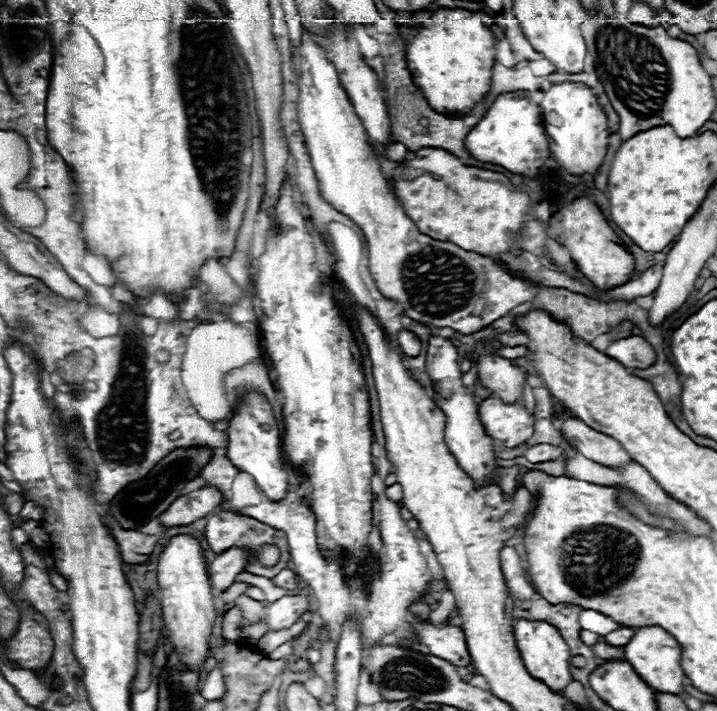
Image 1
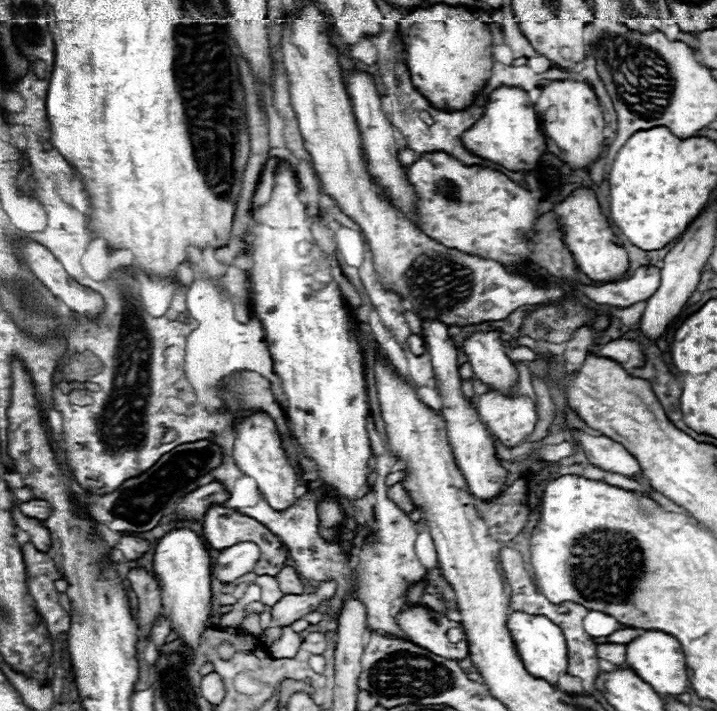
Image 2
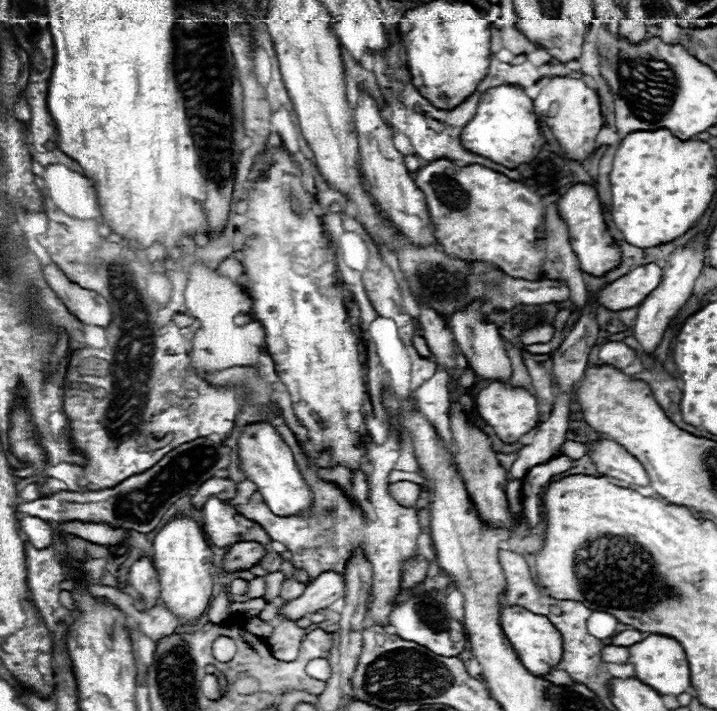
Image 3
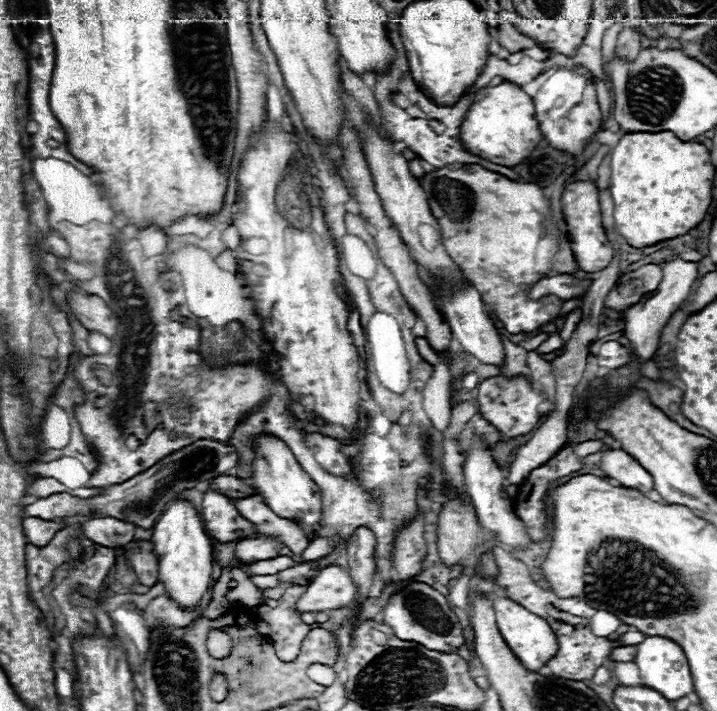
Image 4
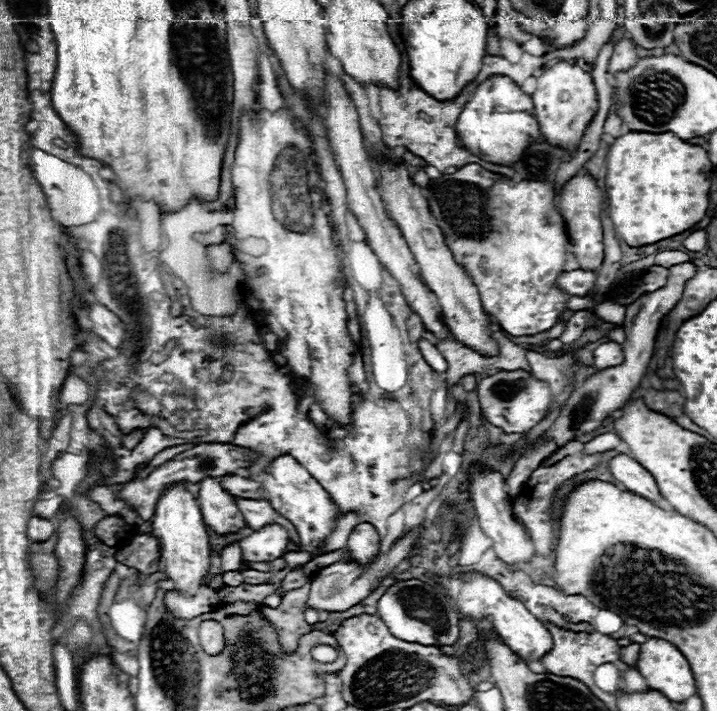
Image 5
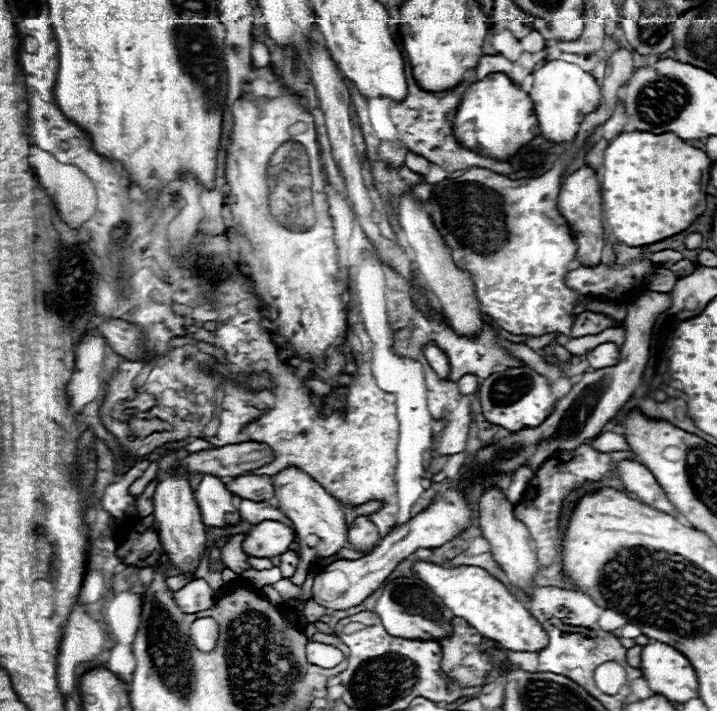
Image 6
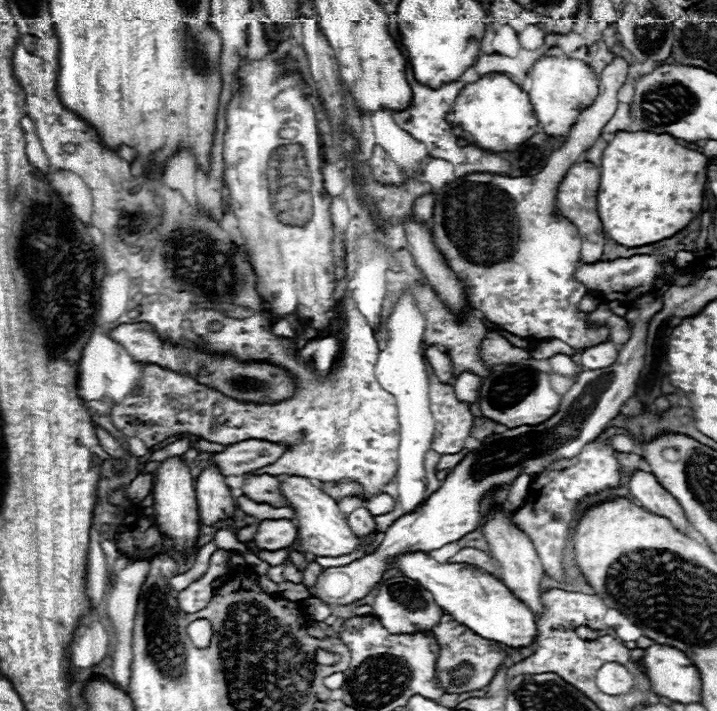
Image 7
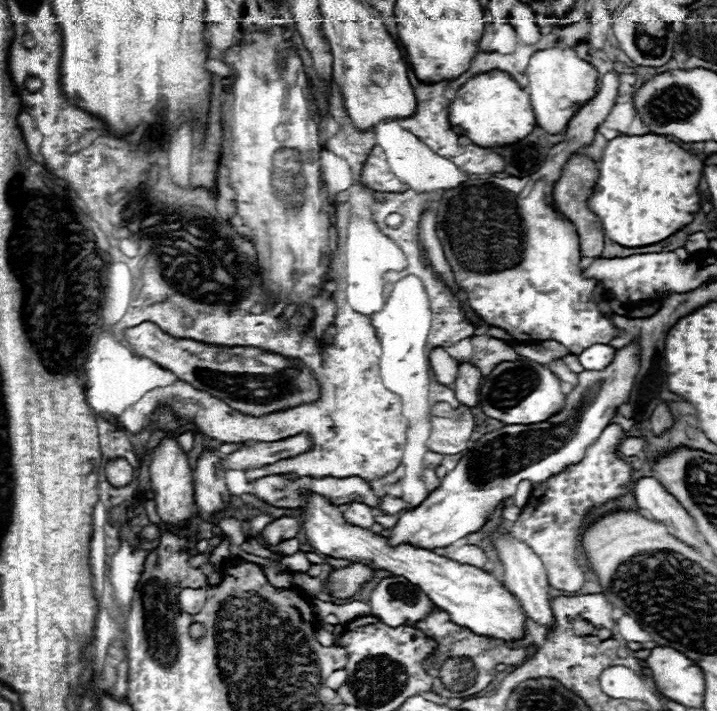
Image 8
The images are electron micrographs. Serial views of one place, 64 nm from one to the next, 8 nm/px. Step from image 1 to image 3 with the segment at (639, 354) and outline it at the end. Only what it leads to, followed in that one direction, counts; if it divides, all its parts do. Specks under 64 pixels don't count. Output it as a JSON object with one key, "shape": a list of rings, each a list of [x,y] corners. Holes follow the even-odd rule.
{"shape":[[[606,342],[598,352],[600,364],[610,364],[614,368],[626,368],[636,360],[636,352],[628,348],[624,342]]]}

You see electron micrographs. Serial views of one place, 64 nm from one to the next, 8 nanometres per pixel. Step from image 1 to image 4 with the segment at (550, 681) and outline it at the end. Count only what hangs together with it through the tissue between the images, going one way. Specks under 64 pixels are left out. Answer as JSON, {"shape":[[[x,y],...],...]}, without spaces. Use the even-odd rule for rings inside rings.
{"shape":[[[488,592],[488,600],[492,602],[492,608],[494,608],[494,614],[496,614],[496,624],[500,628],[502,638],[506,640],[506,644],[512,648],[512,652],[520,658],[520,662],[528,670],[538,670],[558,652],[556,634],[552,632],[552,628],[548,626],[548,622],[544,618],[528,612],[524,606],[520,606],[518,602],[514,602],[510,598],[498,596],[496,592]]]}

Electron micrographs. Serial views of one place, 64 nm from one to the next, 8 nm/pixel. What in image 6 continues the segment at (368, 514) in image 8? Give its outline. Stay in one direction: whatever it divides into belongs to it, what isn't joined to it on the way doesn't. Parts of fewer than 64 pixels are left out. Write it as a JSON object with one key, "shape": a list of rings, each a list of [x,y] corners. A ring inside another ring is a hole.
{"shape":[[[358,516],[354,518],[354,522],[350,524],[350,530],[348,530],[348,540],[354,548],[358,550],[368,550],[372,546],[378,544],[380,540],[380,534],[374,526],[374,522],[368,518],[368,516]]]}

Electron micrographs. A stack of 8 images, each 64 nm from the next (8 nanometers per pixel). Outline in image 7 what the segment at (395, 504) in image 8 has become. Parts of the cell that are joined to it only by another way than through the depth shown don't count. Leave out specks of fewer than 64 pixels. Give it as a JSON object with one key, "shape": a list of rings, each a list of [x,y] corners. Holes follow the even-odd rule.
{"shape":[[[388,494],[372,496],[372,498],[366,500],[366,508],[368,508],[374,516],[378,516],[378,514],[388,514],[390,510],[394,510],[394,506],[396,506],[396,502],[394,502],[394,498],[388,496]]]}

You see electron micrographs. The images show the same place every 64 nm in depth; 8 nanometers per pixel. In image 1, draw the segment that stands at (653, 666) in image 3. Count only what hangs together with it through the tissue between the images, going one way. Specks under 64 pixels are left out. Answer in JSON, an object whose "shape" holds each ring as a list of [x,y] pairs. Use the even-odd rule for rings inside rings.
{"shape":[[[638,628],[632,640],[624,646],[624,660],[636,670],[636,674],[656,692],[682,694],[686,674],[680,666],[680,644],[668,636],[662,628]]]}

